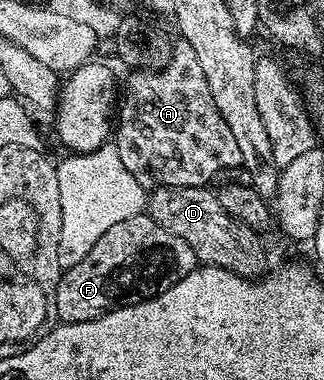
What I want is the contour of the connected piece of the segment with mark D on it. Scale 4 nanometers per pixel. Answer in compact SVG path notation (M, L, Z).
M209 187L154 188L147 197L148 220L159 223L161 229L171 231L171 235L179 235L187 247L196 255L198 262L215 267L223 267L240 277L257 279L266 272L265 249L261 246L262 238L251 227L239 223L227 211L219 207L216 192Z

